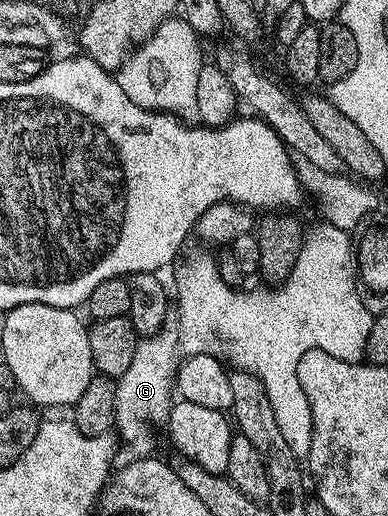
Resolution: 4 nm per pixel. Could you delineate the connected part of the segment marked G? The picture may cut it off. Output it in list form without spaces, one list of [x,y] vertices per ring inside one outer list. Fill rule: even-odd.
[[[167,309],[165,324],[160,332],[151,338],[141,339],[137,351],[132,356],[131,367],[115,381],[116,412],[114,413],[115,431],[124,440],[134,458],[151,457],[157,450],[156,434],[152,426],[165,427],[170,421],[174,389],[177,381],[182,353],[179,344],[179,320],[175,309]]]

